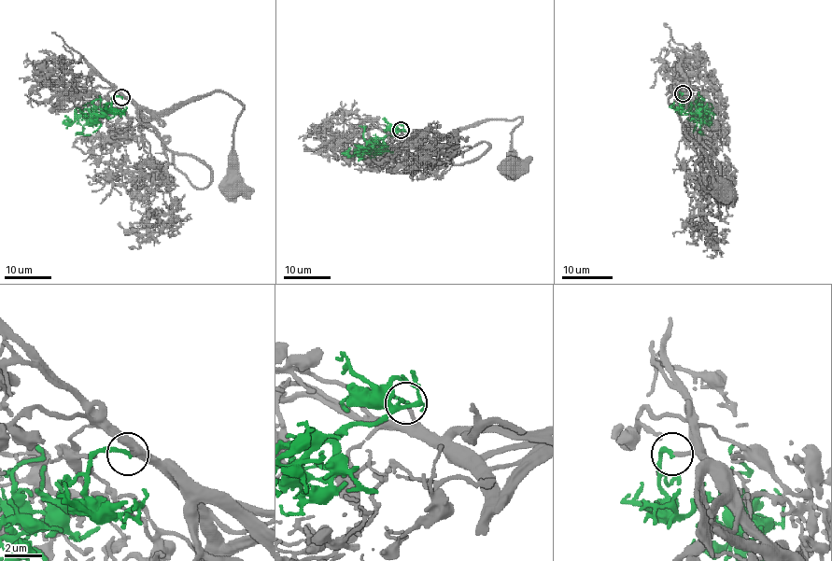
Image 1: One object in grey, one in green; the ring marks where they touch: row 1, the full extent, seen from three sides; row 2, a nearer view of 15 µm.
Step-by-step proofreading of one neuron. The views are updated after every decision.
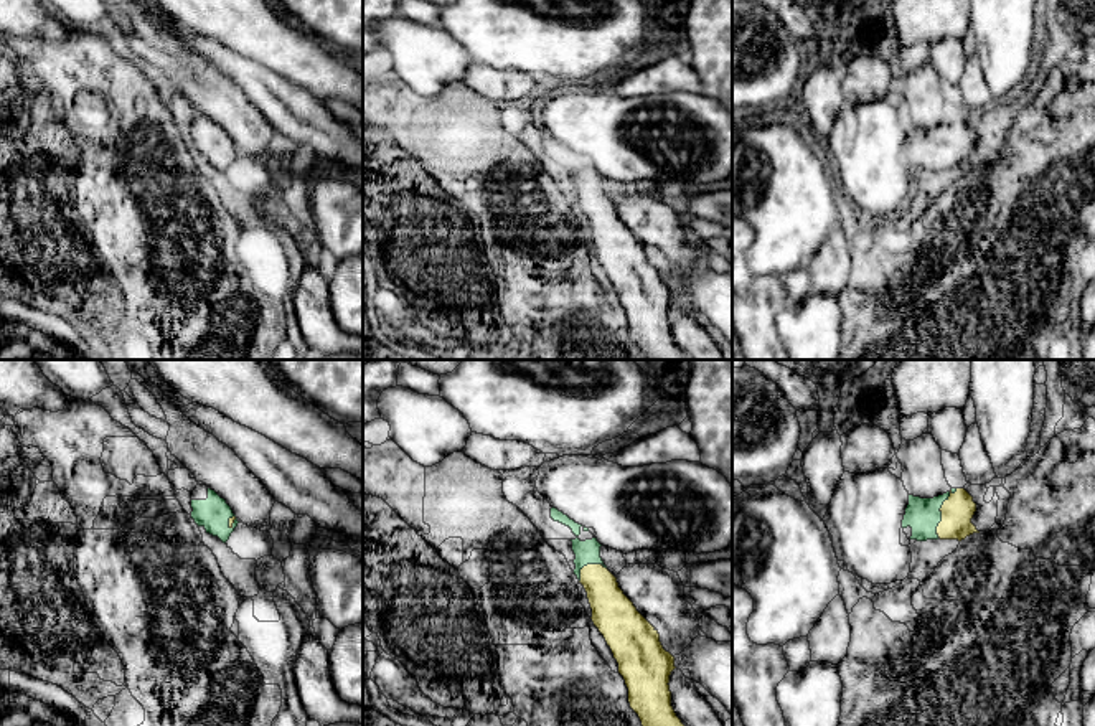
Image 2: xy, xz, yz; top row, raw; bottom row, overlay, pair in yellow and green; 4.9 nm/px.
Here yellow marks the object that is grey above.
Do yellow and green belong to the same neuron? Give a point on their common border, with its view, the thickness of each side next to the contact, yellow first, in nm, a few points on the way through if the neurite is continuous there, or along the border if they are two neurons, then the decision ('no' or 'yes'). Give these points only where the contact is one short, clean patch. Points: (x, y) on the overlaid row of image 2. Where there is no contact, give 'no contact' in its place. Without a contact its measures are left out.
contact yz (942, 513); calibres 160 and 170 nm; way yz (957, 512), (942, 513), (922, 515); yes

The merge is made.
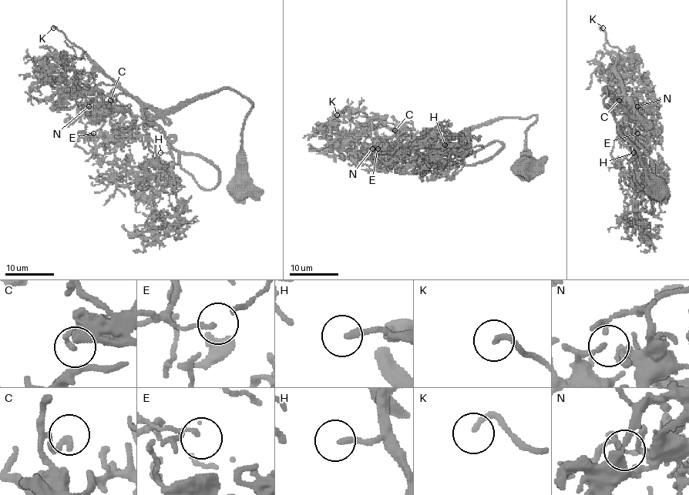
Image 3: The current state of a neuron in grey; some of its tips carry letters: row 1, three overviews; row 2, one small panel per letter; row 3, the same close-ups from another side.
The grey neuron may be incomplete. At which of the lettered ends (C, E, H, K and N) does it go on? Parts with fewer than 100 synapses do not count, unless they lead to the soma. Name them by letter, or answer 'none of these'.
H, K

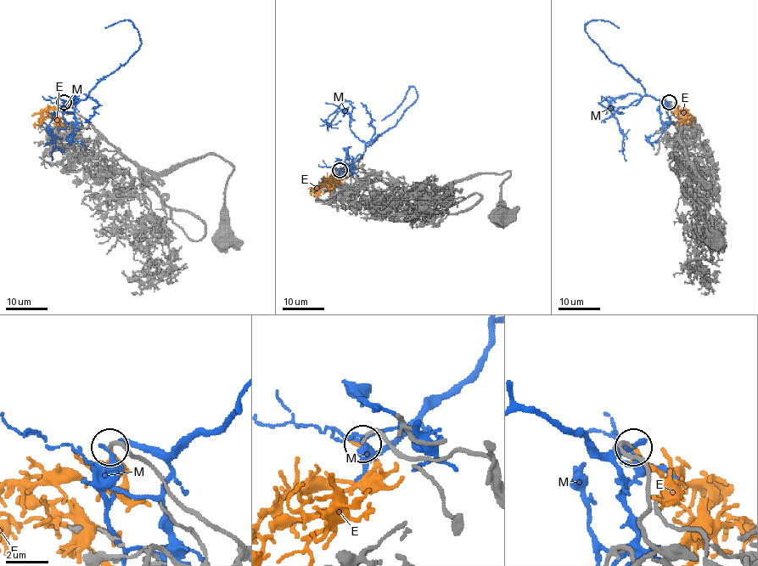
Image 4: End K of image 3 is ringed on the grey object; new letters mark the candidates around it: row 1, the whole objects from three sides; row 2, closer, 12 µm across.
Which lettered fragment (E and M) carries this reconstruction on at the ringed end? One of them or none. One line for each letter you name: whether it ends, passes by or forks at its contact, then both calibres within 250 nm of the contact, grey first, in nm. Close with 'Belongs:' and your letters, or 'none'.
E: it passes by; calibres 190 and 170 nm
Belongs: E

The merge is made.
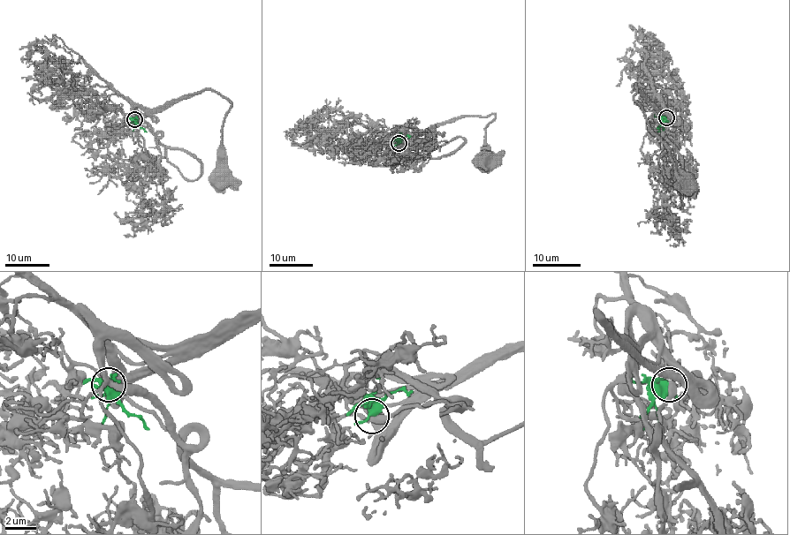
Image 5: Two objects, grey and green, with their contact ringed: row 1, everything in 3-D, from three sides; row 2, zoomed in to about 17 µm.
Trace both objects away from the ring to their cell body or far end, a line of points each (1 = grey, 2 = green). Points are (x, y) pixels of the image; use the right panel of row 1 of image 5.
1: (666, 118), (661, 131), (652, 119), (654, 103), (636, 86), (634, 100), (687, 183)
2: (666, 118), (659, 125), (657, 131)

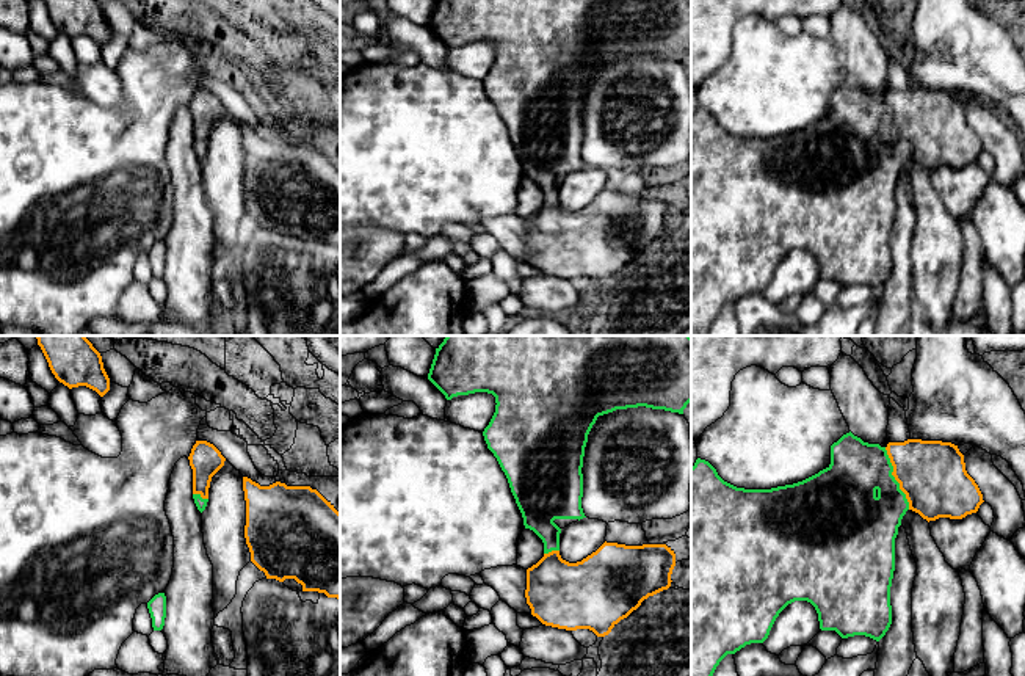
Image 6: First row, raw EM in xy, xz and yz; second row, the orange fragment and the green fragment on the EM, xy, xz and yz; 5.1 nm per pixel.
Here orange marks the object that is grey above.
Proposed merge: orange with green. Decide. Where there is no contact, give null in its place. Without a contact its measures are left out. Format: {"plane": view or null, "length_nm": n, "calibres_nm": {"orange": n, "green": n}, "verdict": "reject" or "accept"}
{"plane": "yz", "length_nm": 340, "calibres_nm": {"orange": 340, "green": 280}, "verdict": "accept"}

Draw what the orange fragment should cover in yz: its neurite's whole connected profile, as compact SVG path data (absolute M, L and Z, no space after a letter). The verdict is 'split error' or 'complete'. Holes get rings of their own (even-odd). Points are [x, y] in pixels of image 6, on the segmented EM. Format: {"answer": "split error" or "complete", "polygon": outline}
{"answer": "split error", "polygon": "M849 431L831 445L831 464L826 469L802 482L771 489L737 488L724 482L708 461L697 458L691 467L691 676L713 676L727 654L735 654L751 643L763 643L779 613L795 601L807 601L815 607L821 631L835 631L842 638L865 635L879 641L892 624L890 587L895 571L895 538L906 511L912 510L928 522L939 518L962 519L976 513L983 502L978 485L965 471L964 455L958 445L942 441L907 439L881 447L864 442Z"}

